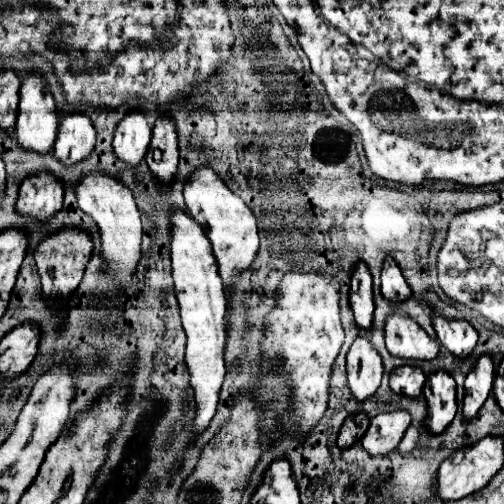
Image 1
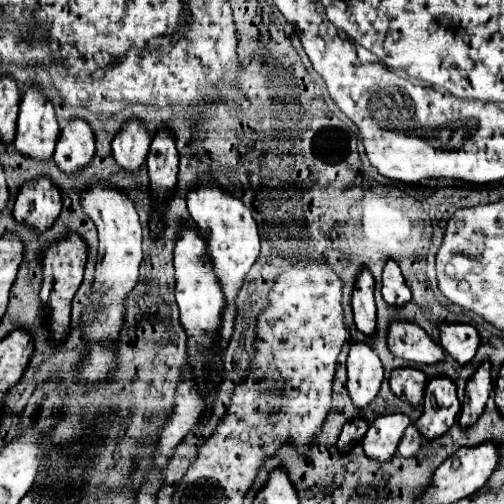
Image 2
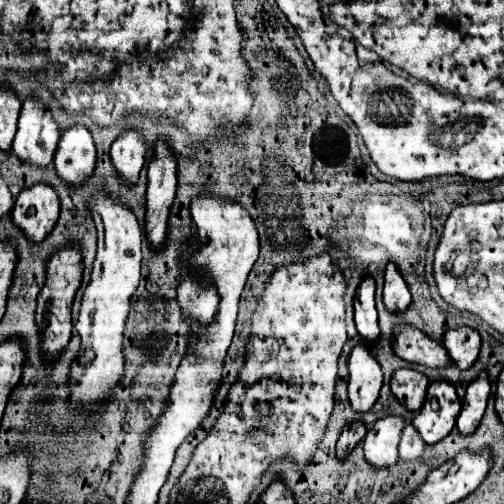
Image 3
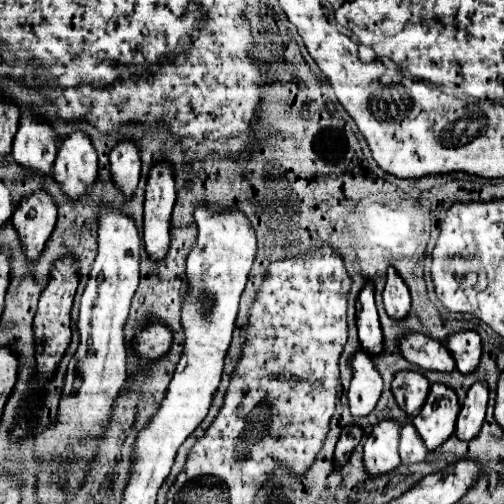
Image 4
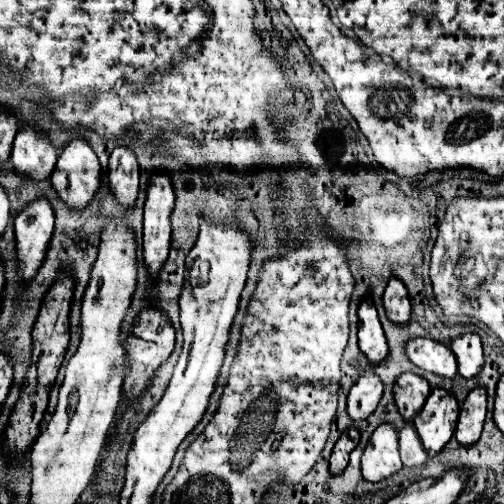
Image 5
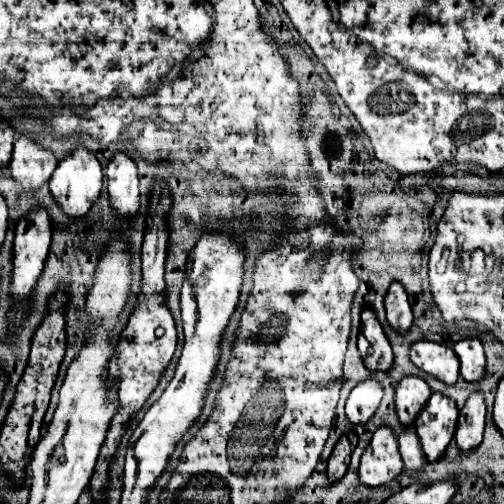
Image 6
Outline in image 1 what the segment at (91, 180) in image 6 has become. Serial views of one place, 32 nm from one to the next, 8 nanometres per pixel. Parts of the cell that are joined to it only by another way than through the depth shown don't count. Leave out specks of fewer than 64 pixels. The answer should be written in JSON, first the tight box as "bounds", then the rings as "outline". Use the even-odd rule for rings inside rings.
{"bounds":[54,112,96,164],"outline":[[[82,112],[64,114],[56,134],[54,156],[64,164],[74,164],[78,160],[84,160],[92,152],[94,142],[96,130],[86,114]]]}

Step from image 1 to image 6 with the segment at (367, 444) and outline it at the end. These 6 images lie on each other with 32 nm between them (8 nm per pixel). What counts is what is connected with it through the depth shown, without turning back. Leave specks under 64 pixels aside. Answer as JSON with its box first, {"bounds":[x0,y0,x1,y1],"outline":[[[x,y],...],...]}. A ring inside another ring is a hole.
{"bounds":[360,426,402,486],"outline":[[[388,426],[378,428],[362,454],[360,480],[368,486],[380,486],[398,476],[402,468],[396,434]]]}

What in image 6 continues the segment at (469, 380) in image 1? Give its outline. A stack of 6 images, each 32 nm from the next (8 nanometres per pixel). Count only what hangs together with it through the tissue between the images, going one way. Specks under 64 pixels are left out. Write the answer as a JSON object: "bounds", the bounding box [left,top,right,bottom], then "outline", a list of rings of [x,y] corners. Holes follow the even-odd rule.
{"bounds":[454,392,486,450],"outline":[[[472,392],[466,400],[464,408],[460,410],[458,426],[454,440],[460,450],[472,450],[482,442],[484,432],[484,416],[486,416],[486,404],[482,392]]]}

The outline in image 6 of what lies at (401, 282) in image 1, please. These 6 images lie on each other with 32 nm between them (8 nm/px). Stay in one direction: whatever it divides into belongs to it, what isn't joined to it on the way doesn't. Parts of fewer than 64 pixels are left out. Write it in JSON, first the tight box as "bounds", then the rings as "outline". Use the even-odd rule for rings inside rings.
{"bounds":[384,282,412,332],"outline":[[[400,282],[390,284],[386,298],[384,298],[384,306],[386,306],[386,318],[388,318],[390,326],[394,326],[400,332],[410,328],[412,308],[410,308],[410,302],[408,302],[408,294],[406,294],[406,290]]]}

